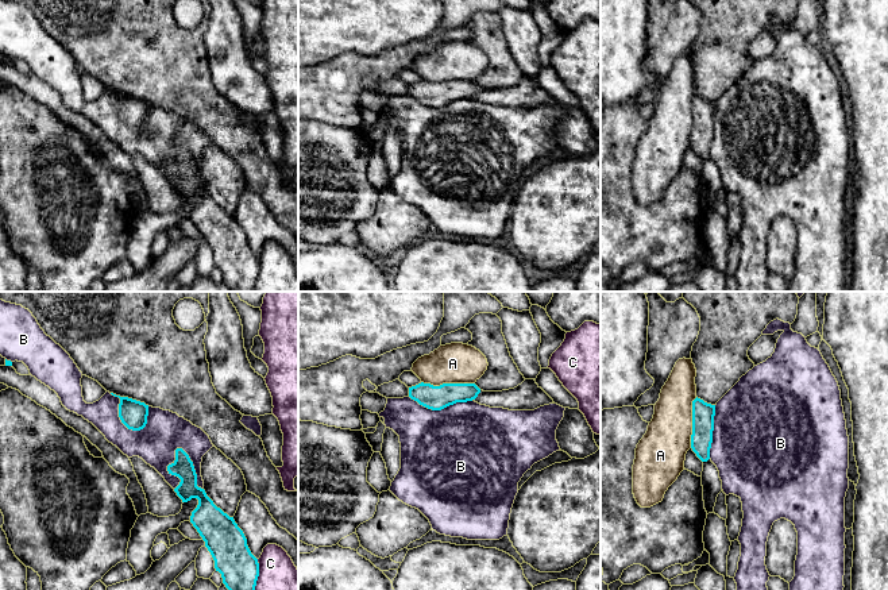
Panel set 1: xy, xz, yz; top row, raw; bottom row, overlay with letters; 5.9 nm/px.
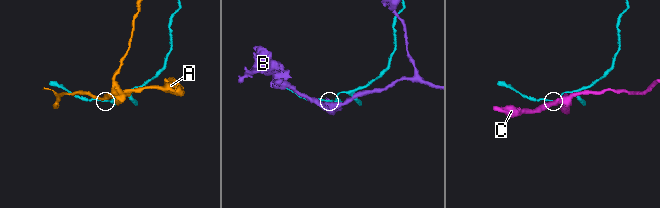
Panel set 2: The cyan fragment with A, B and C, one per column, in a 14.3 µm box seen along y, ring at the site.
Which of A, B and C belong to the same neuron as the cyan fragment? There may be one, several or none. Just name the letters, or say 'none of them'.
none of them

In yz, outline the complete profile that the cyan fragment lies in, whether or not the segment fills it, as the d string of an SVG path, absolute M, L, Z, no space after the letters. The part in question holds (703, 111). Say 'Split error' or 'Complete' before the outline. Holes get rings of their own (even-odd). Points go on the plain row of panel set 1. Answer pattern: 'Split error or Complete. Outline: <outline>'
Complete. Outline: M700 96L692 99L692 132L691 146L702 159L710 157L713 140L715 103Z

